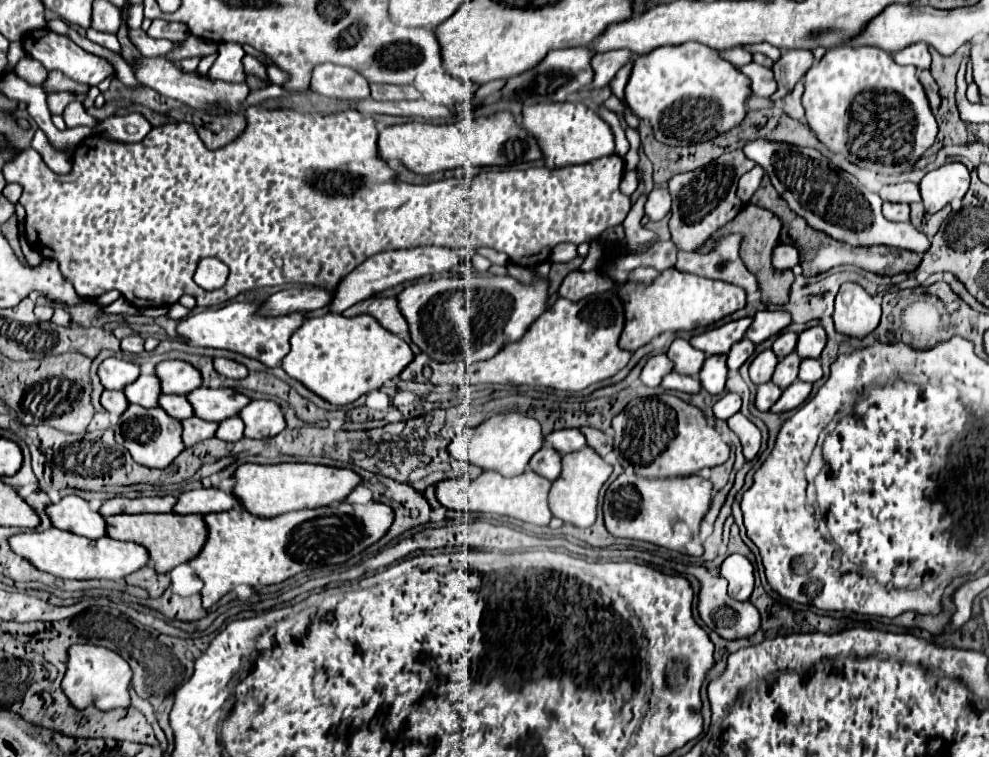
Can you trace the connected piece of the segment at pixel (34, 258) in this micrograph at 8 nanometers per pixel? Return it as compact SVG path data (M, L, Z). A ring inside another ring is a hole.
M24 233L20 235L20 245L22 245L22 251L24 251L24 255L26 255L26 261L28 261L32 267L40 265L42 255L38 255L36 249L30 249L30 245L26 245L26 237L24 237Z

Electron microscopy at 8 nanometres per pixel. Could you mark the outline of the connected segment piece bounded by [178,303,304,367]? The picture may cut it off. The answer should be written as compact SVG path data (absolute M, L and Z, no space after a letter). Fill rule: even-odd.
M228 303L222 309L204 309L192 317L178 323L178 335L186 337L190 345L214 347L242 353L246 357L258 359L268 367L278 367L282 357L288 353L290 335L304 323L304 315L292 313L286 317L262 317L256 315L258 303Z

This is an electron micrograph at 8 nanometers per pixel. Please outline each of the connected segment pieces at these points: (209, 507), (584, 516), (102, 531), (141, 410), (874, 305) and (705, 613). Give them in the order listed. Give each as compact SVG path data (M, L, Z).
M216 487L192 489L192 491L180 493L178 505L174 507L174 513L208 515L208 513L216 513L216 511L228 511L238 505L240 505L240 499L230 491L222 491Z
M582 447L576 453L562 457L562 477L552 483L548 505L554 517L562 519L564 523L572 523L576 527L590 527L596 521L596 507L598 495L602 485L612 475L612 465L606 463L592 447Z
M68 495L60 503L50 505L48 515L54 523L54 527L90 537L90 539L100 539L106 537L106 519L90 507L90 503L78 495Z
M128 405L124 415L118 421L116 427L116 441L124 445L132 459L144 467L152 469L166 469L172 465L172 461L184 451L182 443L182 421L170 417L164 409L146 409L140 405Z
M844 283L836 295L836 309L834 309L834 323L836 323L836 331L842 335L850 335L850 337L864 337L868 333L872 333L878 323L880 323L880 301L872 295L866 293L864 287L860 287L858 283Z
M688 567L688 573L694 575L700 581L700 601L698 601L698 613L706 627L716 631L724 639L742 639L750 637L760 629L760 613L750 601L734 601L728 595L728 583L724 577L714 577L710 575L704 567Z

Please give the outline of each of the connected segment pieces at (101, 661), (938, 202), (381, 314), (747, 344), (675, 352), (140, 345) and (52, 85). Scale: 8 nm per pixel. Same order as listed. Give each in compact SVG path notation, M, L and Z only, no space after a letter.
M74 645L68 651L66 675L62 679L62 691L74 705L74 709L96 707L100 711L130 709L130 685L132 669L126 659L116 651L100 645Z
M958 161L946 163L922 177L920 181L922 203L926 211L936 213L942 207L946 207L952 199L964 197L968 185L970 185L968 169Z
M370 297L370 299L364 299L364 301L352 305L344 311L346 317L354 317L360 313L368 313L368 315L376 317L382 323L382 327L386 327L394 335L406 335L408 333L408 323L406 323L404 315L400 313L396 299Z
M746 337L742 341L738 341L738 343L734 343L730 353L728 353L728 369L738 371L744 365L744 361L752 355L752 351L754 351L754 343L750 339L746 339Z
M676 339L668 349L668 359L674 363L674 371L696 377L702 369L706 355L694 349L686 339Z
M130 335L122 339L122 351L128 353L142 353L144 351L144 339L138 335Z
M50 73L44 85L46 91L72 91L72 93L86 93L88 85L74 85L68 77L62 77L62 73Z

